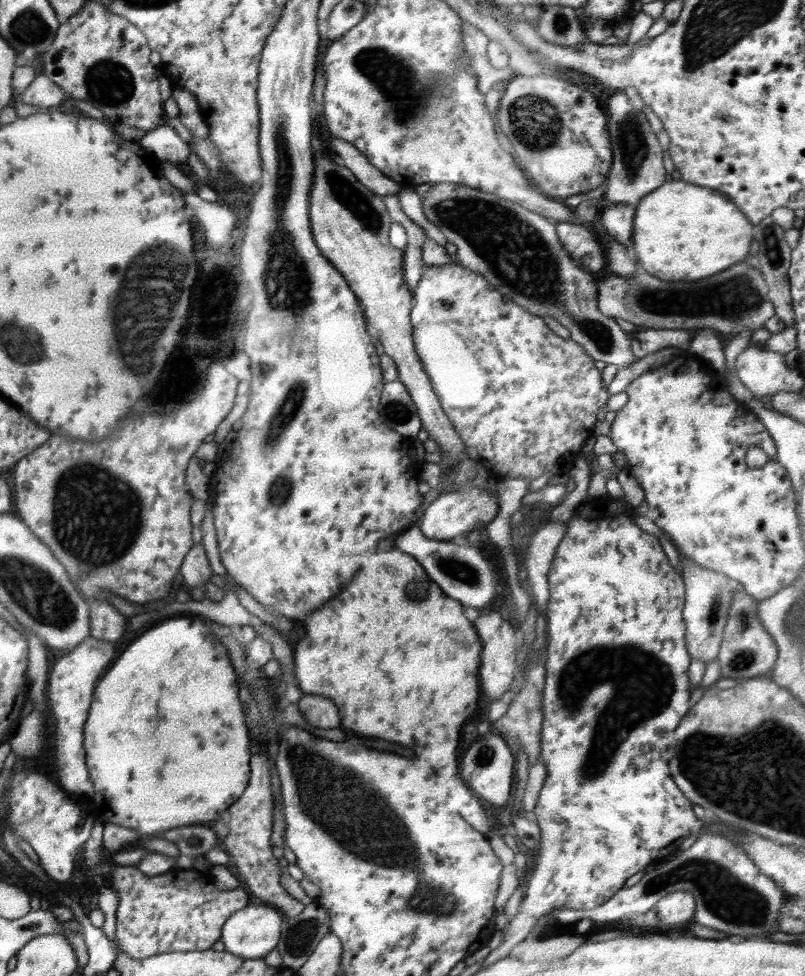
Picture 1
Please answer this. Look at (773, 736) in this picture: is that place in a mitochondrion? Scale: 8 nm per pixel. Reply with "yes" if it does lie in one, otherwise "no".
yes

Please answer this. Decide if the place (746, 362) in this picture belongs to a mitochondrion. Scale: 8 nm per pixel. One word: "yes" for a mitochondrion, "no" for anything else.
no

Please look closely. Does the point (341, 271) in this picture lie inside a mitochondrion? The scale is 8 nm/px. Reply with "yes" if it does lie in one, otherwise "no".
no

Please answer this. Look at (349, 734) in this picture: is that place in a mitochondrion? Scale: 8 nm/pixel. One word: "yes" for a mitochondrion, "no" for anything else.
no

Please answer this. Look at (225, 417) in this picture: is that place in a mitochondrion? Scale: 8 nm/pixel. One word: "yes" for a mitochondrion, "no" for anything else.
no

